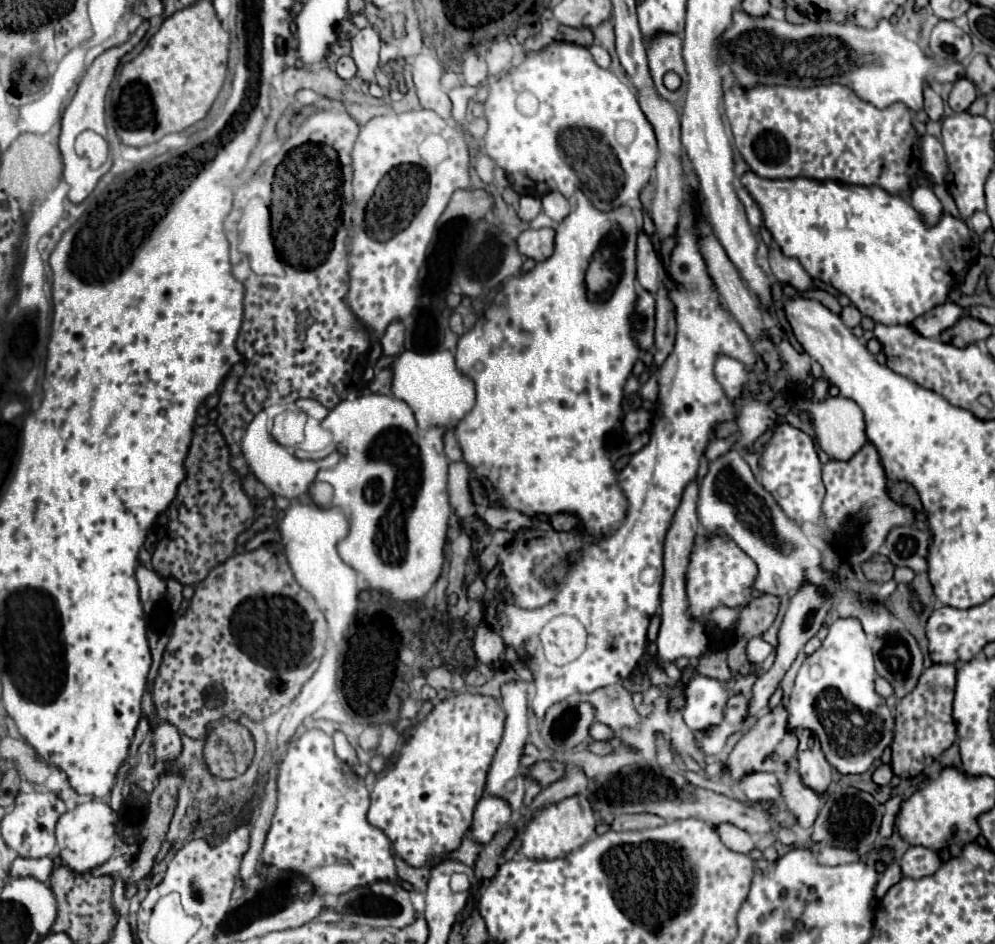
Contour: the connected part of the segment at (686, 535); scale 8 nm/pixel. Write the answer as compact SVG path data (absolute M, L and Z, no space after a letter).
M691 480L683 490L681 504L675 510L671 526L665 536L663 548L663 590L661 590L661 630L657 638L657 658L659 662L675 662L683 654L705 654L709 648L709 638L701 626L701 622L691 620L687 616L687 594L685 594L685 572L689 564L689 554L693 550L693 540L701 530L697 520L697 498L699 498L699 484Z

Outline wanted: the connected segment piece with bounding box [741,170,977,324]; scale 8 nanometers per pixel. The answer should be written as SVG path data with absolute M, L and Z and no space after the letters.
M747 170L741 184L763 212L763 222L785 256L797 258L805 272L845 294L863 316L881 324L911 324L917 316L947 300L945 274L963 276L977 256L973 234L963 220L943 214L939 224L927 228L921 216L901 196L887 194L879 186L851 186L835 180L785 178L767 180Z

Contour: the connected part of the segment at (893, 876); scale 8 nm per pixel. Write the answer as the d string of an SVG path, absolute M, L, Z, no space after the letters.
M891 862L891 864L887 866L887 870L881 874L879 882L877 882L877 888L875 888L875 896L877 896L877 900L881 900L881 898L887 894L887 890L889 890L891 886L895 886L901 878L903 878L903 874L901 874L901 866L897 866L897 862Z

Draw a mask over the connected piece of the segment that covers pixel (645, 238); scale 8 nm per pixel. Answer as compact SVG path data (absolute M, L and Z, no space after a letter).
M639 230L639 236L637 236L637 278L645 290L655 294L659 288L659 274L661 274L661 264L659 264L657 252L653 248L651 236L647 232Z

